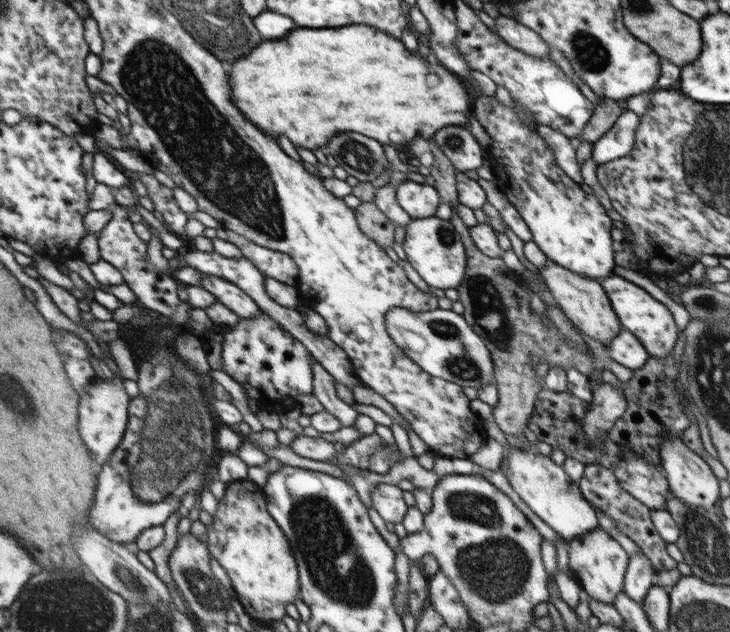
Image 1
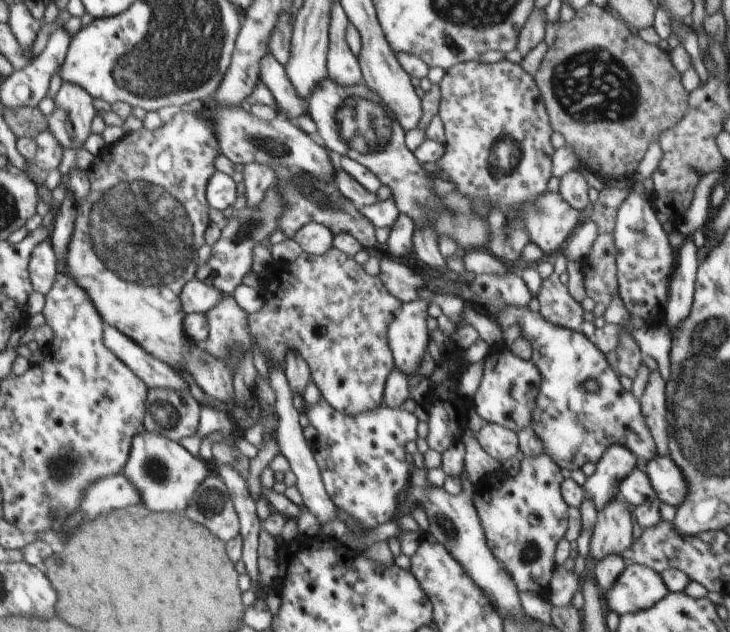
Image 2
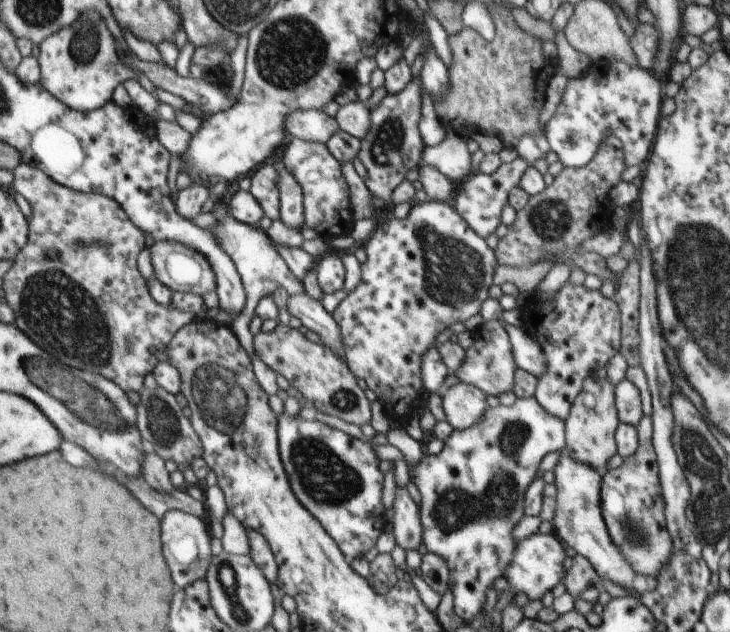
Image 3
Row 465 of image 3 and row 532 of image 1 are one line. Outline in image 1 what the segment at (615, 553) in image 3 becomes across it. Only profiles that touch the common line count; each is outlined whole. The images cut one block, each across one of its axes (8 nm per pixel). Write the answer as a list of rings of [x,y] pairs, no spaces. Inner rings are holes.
[[[509,449],[506,464],[506,478],[514,492],[524,500],[532,512],[565,540],[572,541],[598,527],[598,518],[592,504],[579,489],[578,480],[571,480],[568,473],[550,459],[549,456],[530,452],[530,449]]]

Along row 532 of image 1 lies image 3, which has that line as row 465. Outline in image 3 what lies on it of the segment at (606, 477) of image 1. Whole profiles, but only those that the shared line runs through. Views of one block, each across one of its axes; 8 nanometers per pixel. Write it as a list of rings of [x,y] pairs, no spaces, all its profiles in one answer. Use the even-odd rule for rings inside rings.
[[[642,415],[637,426],[638,448],[629,457],[623,458],[624,464],[620,468],[607,469],[602,472],[601,482],[601,509],[610,538],[616,548],[622,553],[625,561],[632,567],[635,574],[652,576],[657,578],[659,572],[669,562],[673,553],[673,540],[669,530],[666,528],[665,500],[661,493],[661,482],[659,479],[659,464],[652,442],[653,422],[651,417]]]

